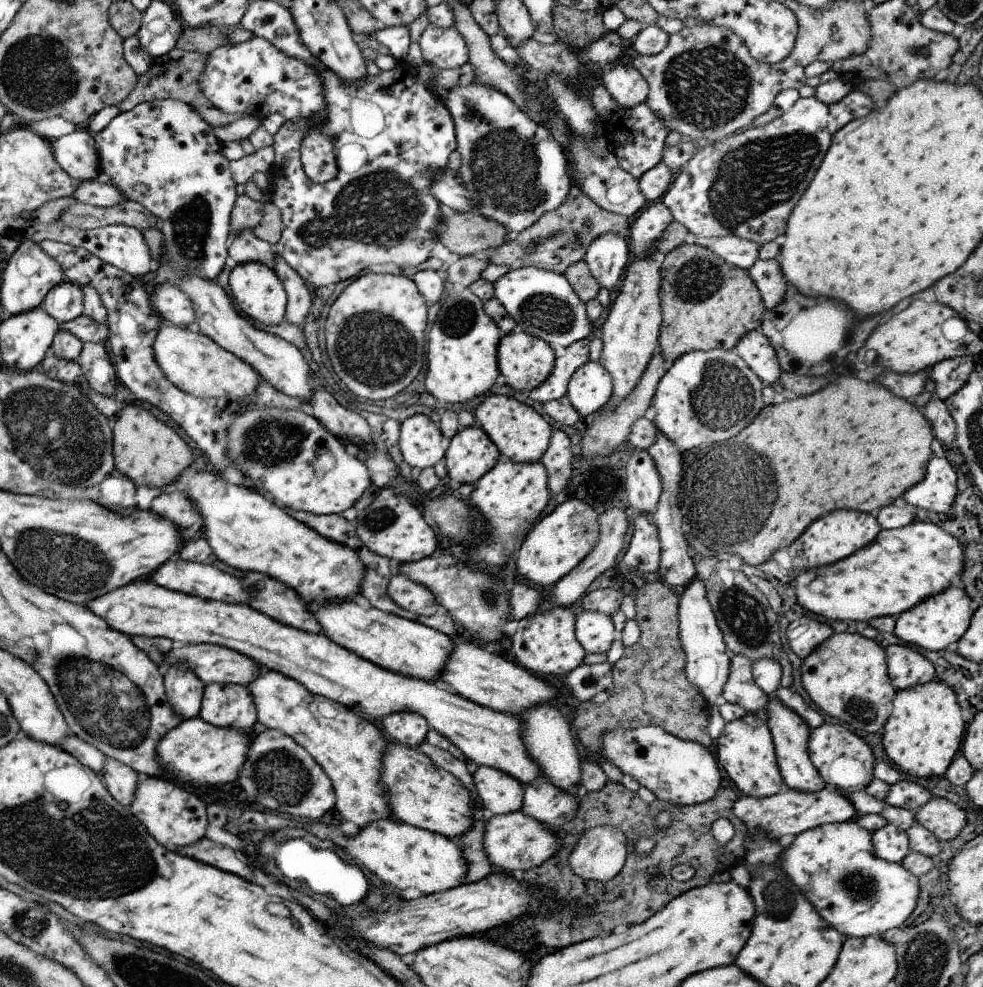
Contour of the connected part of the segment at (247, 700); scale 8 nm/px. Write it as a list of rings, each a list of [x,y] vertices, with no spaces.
[[[208,683],[200,717],[222,728],[250,731],[256,722],[257,705],[250,690],[232,683]]]

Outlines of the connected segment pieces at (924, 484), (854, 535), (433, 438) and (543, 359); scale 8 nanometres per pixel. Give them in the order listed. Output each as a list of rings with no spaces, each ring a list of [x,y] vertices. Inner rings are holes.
[[[946,457],[928,461],[925,477],[904,498],[910,507],[948,514],[957,495],[957,472]]]
[[[857,510],[829,512],[809,524],[798,538],[787,546],[793,568],[800,572],[838,562],[874,542],[881,529],[877,518],[870,513]]]
[[[418,413],[401,422],[399,447],[411,467],[433,467],[444,455],[441,428],[429,416]]]
[[[524,331],[503,335],[498,345],[497,361],[499,374],[504,375],[505,384],[509,384],[516,390],[532,390],[540,386],[555,367],[554,352],[547,342],[541,338],[526,334]]]

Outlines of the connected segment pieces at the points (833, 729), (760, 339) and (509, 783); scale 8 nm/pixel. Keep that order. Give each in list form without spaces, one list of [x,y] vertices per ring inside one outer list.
[[[827,724],[811,730],[808,739],[808,754],[810,760],[825,780],[829,788],[842,792],[864,791],[875,778],[873,770],[875,759],[870,746],[848,727],[840,724]]]
[[[761,329],[747,332],[734,349],[763,383],[777,387],[782,370],[776,351]]]
[[[479,766],[472,768],[476,796],[488,815],[505,815],[523,807],[524,784],[501,770]]]

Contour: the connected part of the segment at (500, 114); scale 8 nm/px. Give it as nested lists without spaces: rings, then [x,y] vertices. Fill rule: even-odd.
[[[473,82],[471,85],[465,87],[451,88],[444,103],[453,118],[457,151],[461,154],[461,165],[456,174],[461,183],[468,191],[473,192],[475,199],[479,202],[479,208],[477,210],[480,214],[502,224],[511,233],[511,236],[513,236],[530,228],[545,212],[550,212],[558,208],[564,202],[572,184],[570,177],[567,175],[567,162],[565,162],[565,158],[563,157],[565,154],[564,150],[560,149],[561,144],[550,134],[550,131],[544,125],[534,122],[523,110],[520,110],[520,107],[517,107],[508,95],[502,94],[500,91],[489,86]]]

